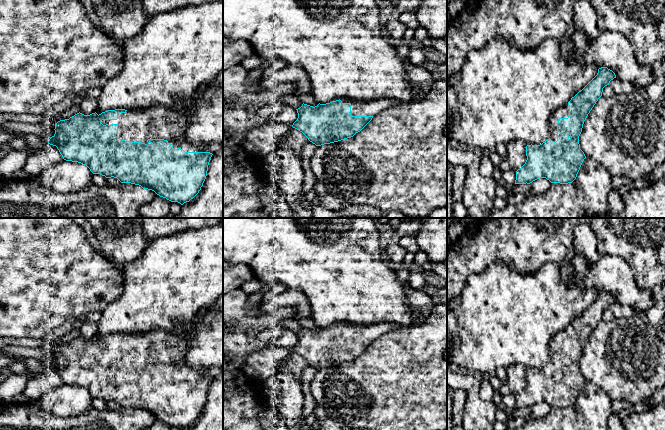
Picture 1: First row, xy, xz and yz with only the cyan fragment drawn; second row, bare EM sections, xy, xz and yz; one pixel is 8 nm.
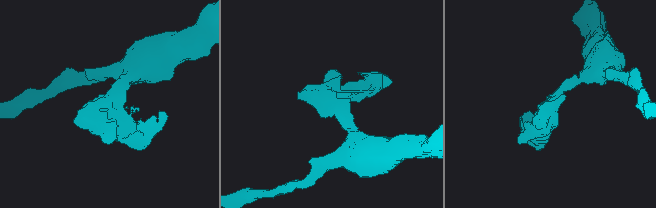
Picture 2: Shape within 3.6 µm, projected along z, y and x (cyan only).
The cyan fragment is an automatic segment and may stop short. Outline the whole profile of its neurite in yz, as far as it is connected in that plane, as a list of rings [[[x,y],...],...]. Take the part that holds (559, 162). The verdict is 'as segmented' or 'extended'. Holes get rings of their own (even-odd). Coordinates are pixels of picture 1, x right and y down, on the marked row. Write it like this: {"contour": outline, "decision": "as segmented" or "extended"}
{"contour": [[[607,67],[599,68],[597,75],[581,91],[549,117],[550,138],[540,145],[526,144],[527,160],[516,171],[515,184],[530,184],[539,178],[546,178],[551,183],[568,184],[576,179],[586,158],[579,144],[584,121],[602,96],[603,88],[614,78],[616,75],[612,70]]], "decision": "extended"}

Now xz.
{"contour": [[[382,99],[378,101],[349,101],[336,100],[326,104],[318,104],[313,107],[307,104],[297,110],[298,118],[292,127],[302,132],[310,142],[316,146],[338,142],[353,137],[360,132],[374,116],[393,105],[402,102],[390,99]]], "decision": "extended"}

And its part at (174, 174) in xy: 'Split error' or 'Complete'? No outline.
Split error

